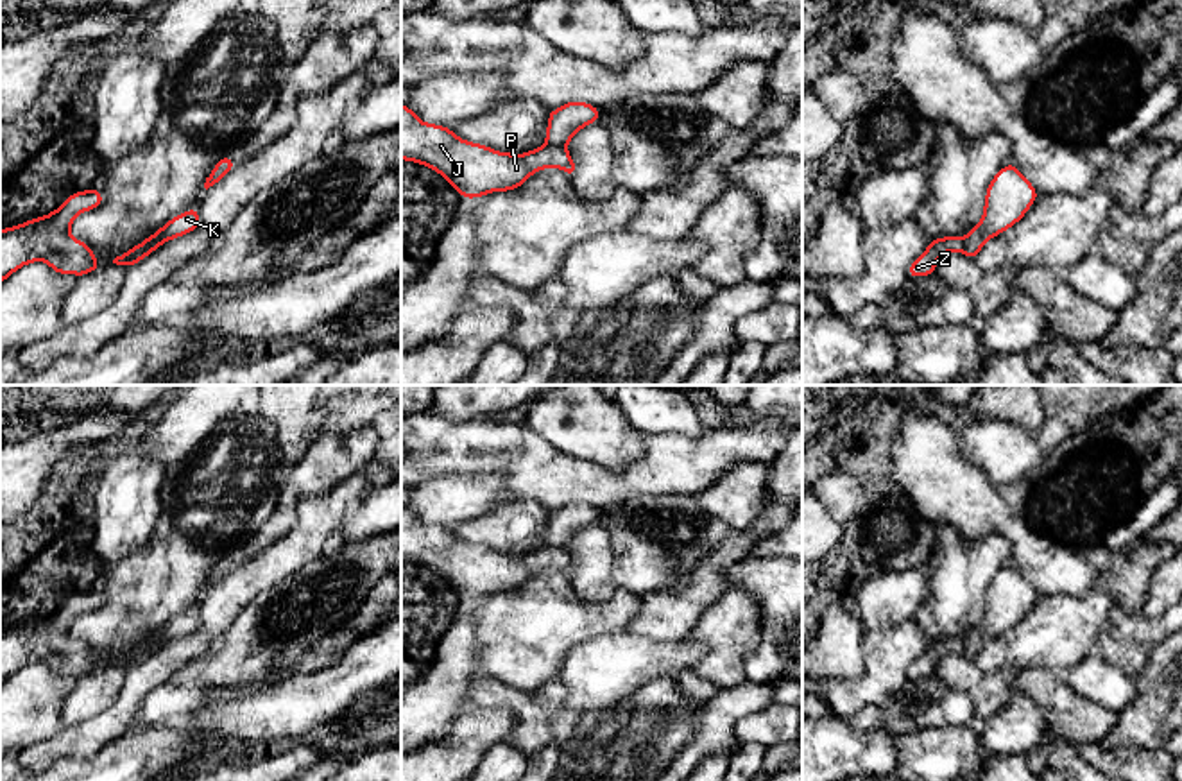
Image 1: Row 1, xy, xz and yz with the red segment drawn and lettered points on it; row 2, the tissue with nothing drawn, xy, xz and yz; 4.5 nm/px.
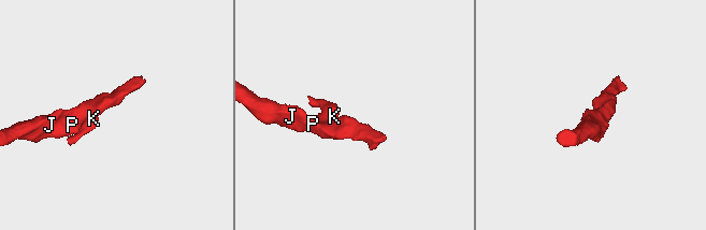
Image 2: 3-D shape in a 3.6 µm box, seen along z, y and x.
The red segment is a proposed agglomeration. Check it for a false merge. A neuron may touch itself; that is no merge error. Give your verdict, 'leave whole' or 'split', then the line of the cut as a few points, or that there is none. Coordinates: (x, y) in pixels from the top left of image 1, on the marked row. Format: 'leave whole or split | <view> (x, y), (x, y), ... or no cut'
split | xz (545, 142), (565, 147)

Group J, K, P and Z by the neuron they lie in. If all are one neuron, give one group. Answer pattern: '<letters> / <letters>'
J P / K Z

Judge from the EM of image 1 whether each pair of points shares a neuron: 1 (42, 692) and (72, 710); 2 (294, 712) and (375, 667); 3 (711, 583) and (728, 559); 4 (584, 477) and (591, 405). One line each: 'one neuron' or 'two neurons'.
1: two neurons
2: one neuron
3: one neuron
4: two neurons

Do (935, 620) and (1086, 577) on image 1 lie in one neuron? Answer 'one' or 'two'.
two

